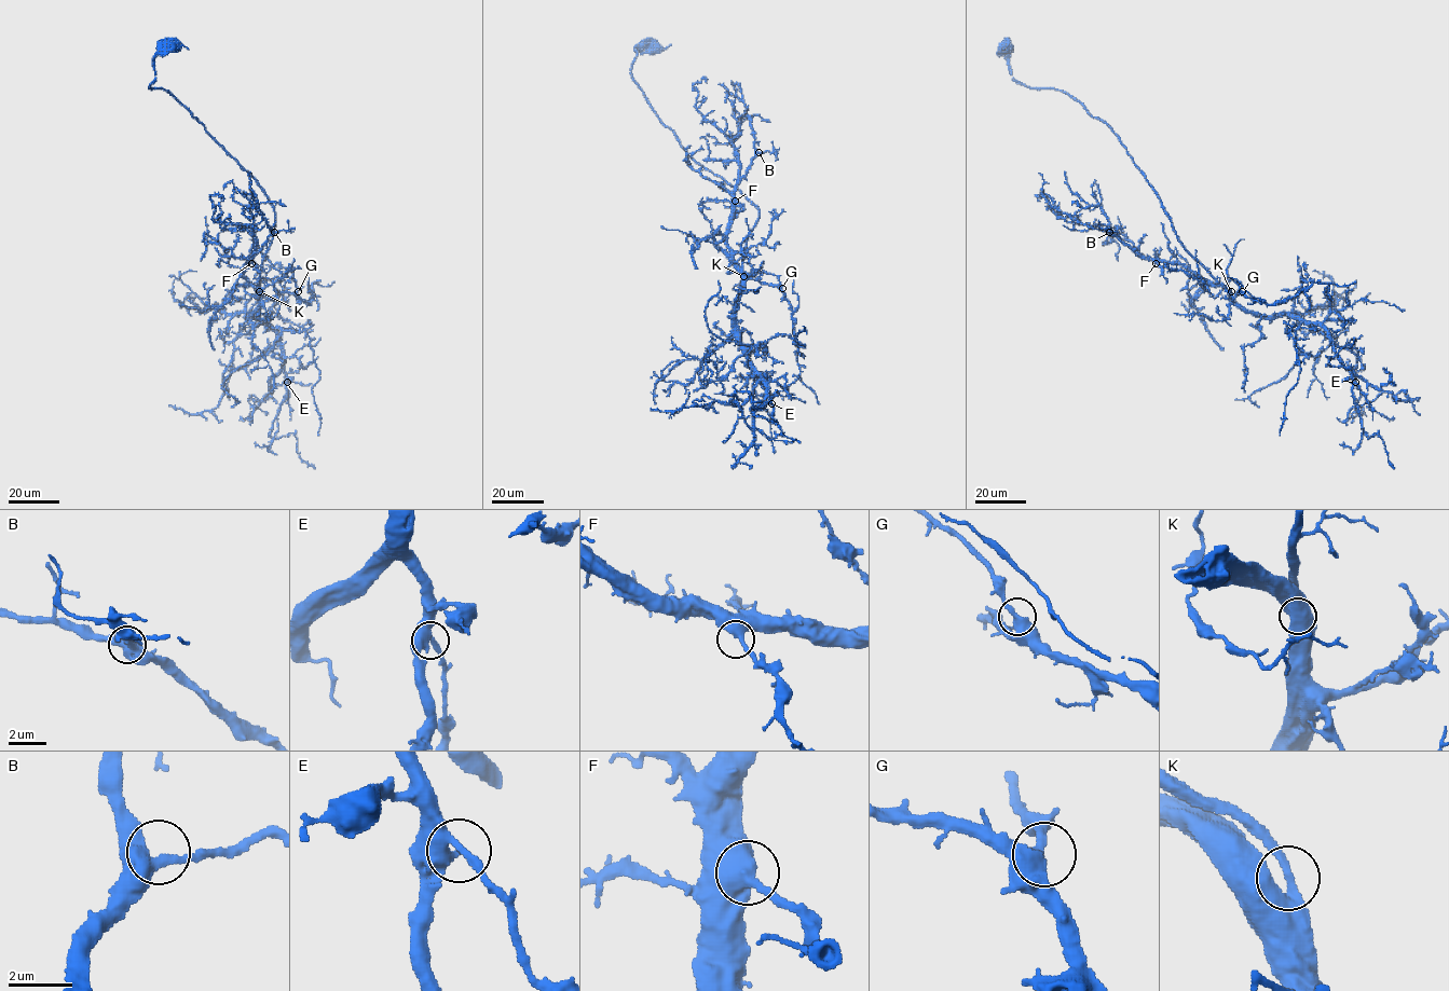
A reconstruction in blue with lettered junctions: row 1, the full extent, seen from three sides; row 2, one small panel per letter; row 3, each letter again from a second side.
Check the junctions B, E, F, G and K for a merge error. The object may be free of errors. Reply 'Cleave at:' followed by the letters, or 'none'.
Cleave at: none

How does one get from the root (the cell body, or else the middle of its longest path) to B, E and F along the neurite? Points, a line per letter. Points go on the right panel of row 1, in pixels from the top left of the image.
B: (1003, 45), (1013, 78), (1064, 92), (1111, 128), (1179, 242), (1222, 285), (1139, 256), (1109, 232)
E: (1003, 45), (1013, 78), (1064, 92), (1111, 128), (1179, 242), (1238, 304), (1318, 324), (1355, 382)
F: (1003, 45), (1013, 78), (1064, 92), (1111, 128), (1179, 242), (1222, 285), (1179, 264), (1156, 263)

